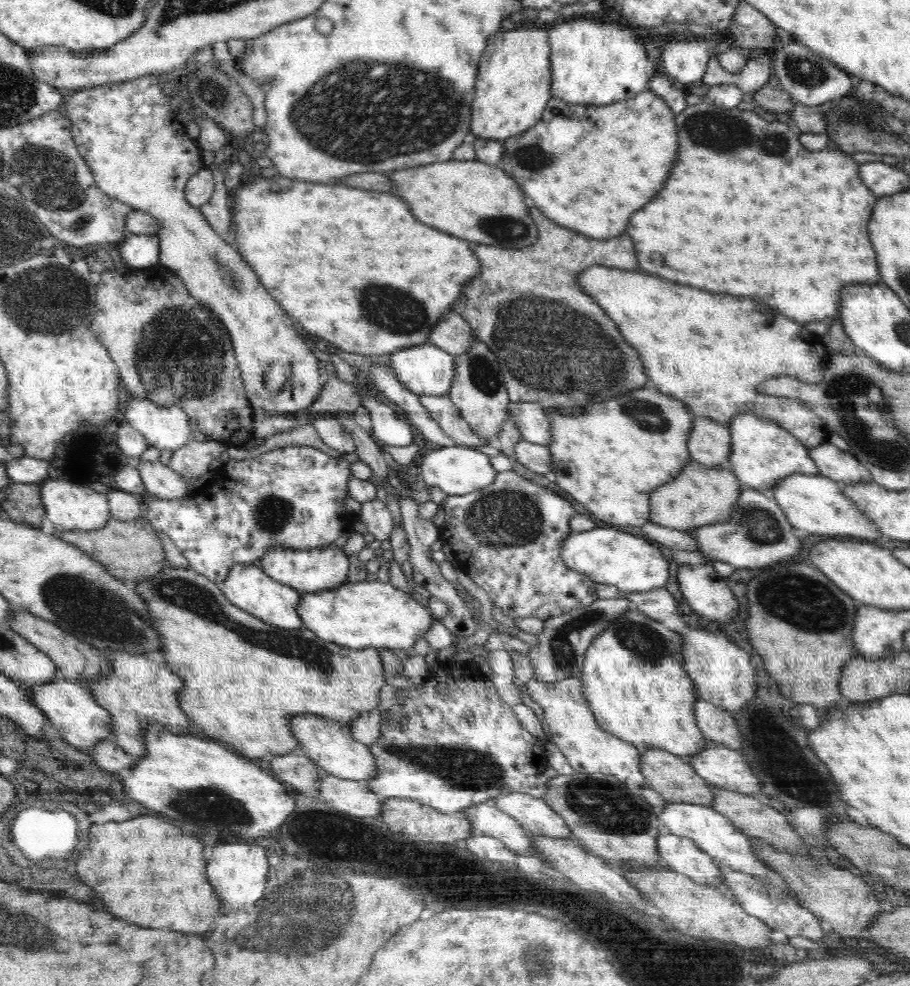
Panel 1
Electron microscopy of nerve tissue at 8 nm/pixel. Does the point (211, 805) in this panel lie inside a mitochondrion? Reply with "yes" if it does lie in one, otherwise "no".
yes

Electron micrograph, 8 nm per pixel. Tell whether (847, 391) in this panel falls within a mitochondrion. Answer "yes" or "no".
yes

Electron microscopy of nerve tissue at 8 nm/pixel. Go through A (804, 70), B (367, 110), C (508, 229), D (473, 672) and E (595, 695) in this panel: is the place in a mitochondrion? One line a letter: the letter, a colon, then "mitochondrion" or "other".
A: mitochondrion
B: mitochondrion
C: mitochondrion
D: other
E: other

